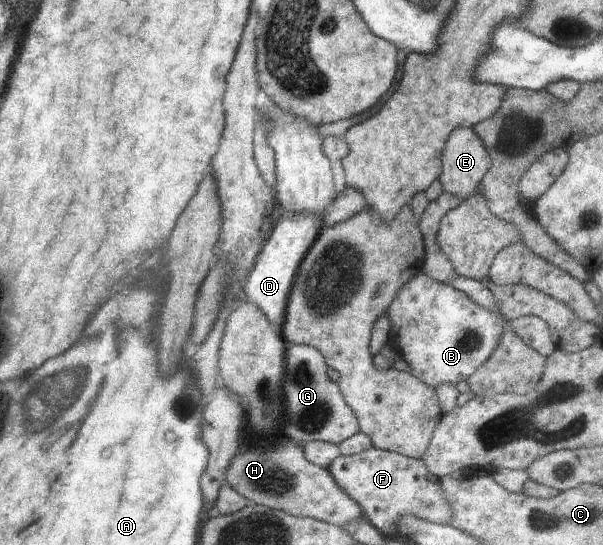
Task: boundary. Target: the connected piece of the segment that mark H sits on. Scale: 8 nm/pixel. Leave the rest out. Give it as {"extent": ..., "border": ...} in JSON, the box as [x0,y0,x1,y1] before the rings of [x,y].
{"extent":[226,437,365,529],"border":[[[287,437],[272,446],[262,441],[243,443],[226,470],[226,483],[249,502],[344,529],[348,522],[365,516],[360,506],[338,487],[329,470],[308,462],[303,448],[294,446]]]}

